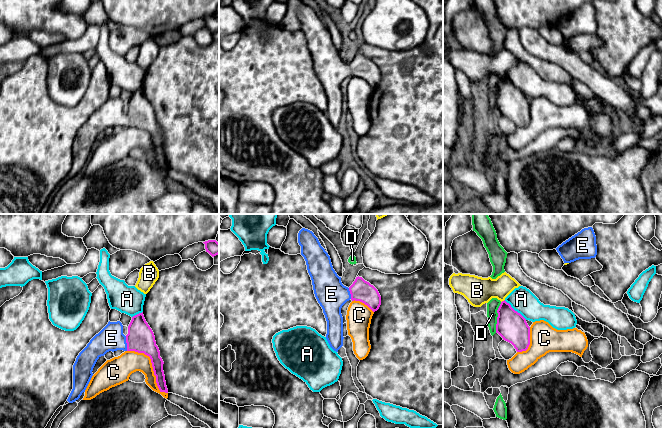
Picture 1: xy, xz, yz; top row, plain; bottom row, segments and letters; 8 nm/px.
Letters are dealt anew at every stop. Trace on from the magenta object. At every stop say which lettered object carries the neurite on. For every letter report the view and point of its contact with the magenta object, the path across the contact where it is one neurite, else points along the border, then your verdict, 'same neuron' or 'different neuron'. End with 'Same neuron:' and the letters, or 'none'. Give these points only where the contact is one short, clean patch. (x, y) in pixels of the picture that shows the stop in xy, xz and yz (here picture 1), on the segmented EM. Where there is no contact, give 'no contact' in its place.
A: yz (514, 310) | different neuron
B: yz (502, 301) | along yz (504, 299), (501, 302) | different neuron
C: xy (152, 366) | different neuron
D: yz (497, 317) | along yz (501, 302), (497, 310), (495, 332) | different neuron
E: xy (126, 342) | across xy (140, 338), (126, 342), (120, 342), (111, 338) | same neuron
Same neuron: E

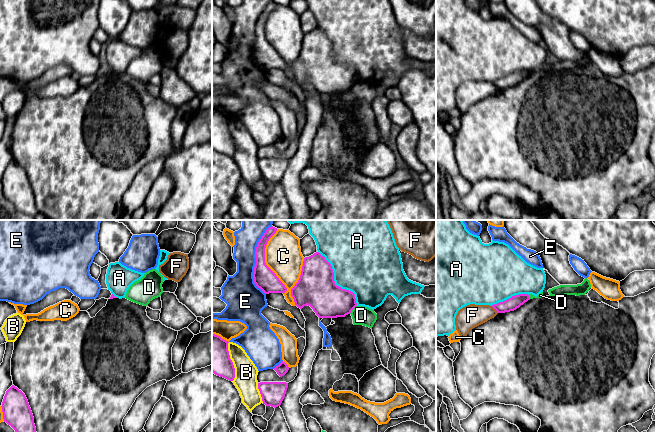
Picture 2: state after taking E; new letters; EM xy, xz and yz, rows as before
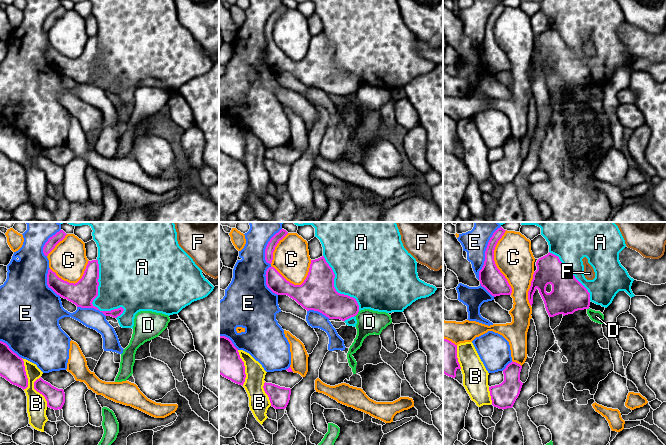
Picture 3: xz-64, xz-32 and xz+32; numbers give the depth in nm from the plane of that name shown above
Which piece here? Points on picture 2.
A: xz (334, 282) | different neuron
B: xz (232, 362) | different neuron
C: xz (264, 261) | different neuron
D: xz (353, 308) | different neuron
E: xz (256, 260) | different neuron
F: yz (495, 309) | different neuron
Same neuron: none

